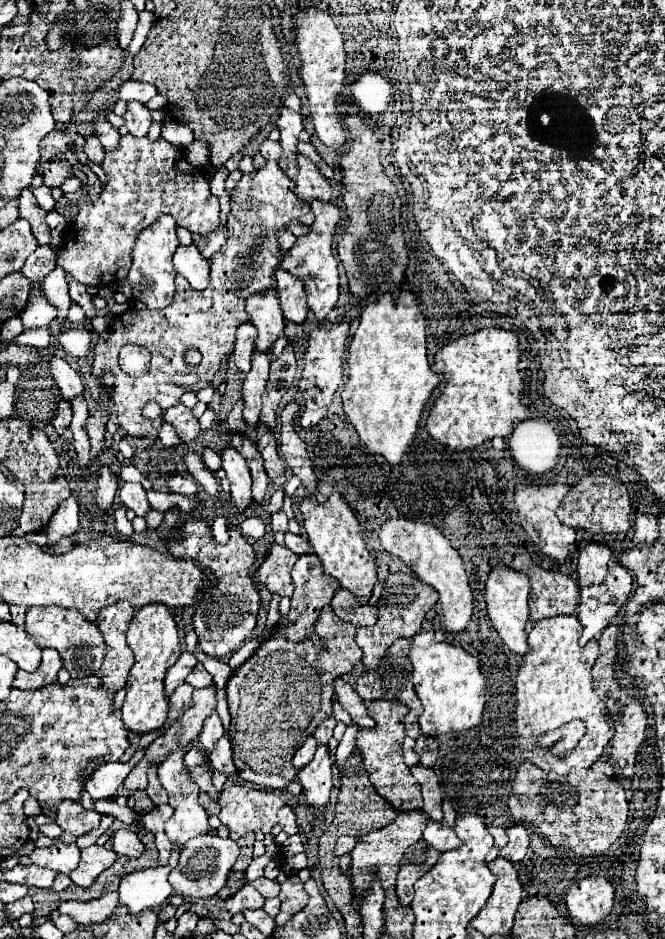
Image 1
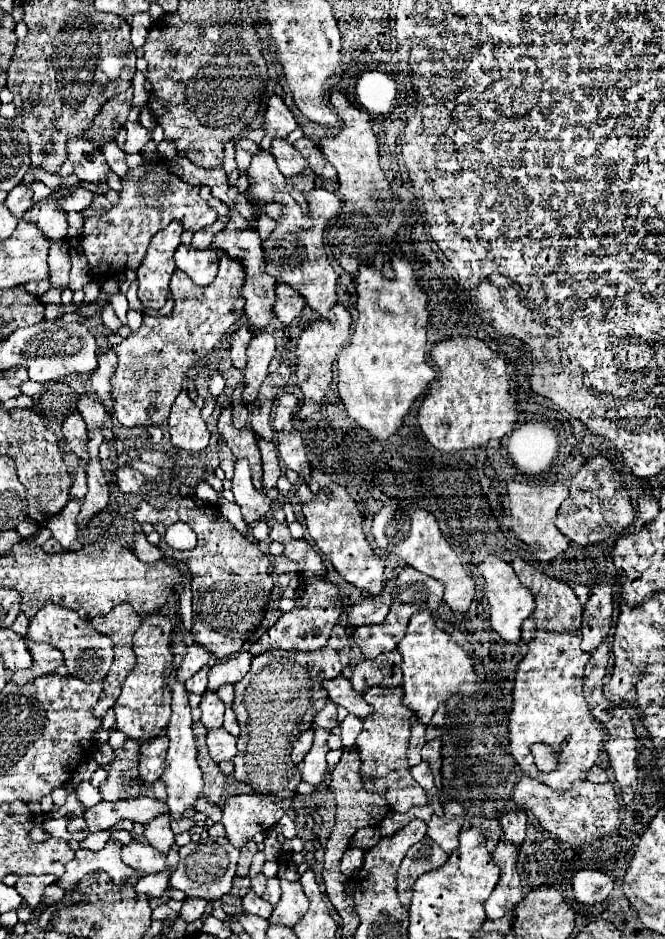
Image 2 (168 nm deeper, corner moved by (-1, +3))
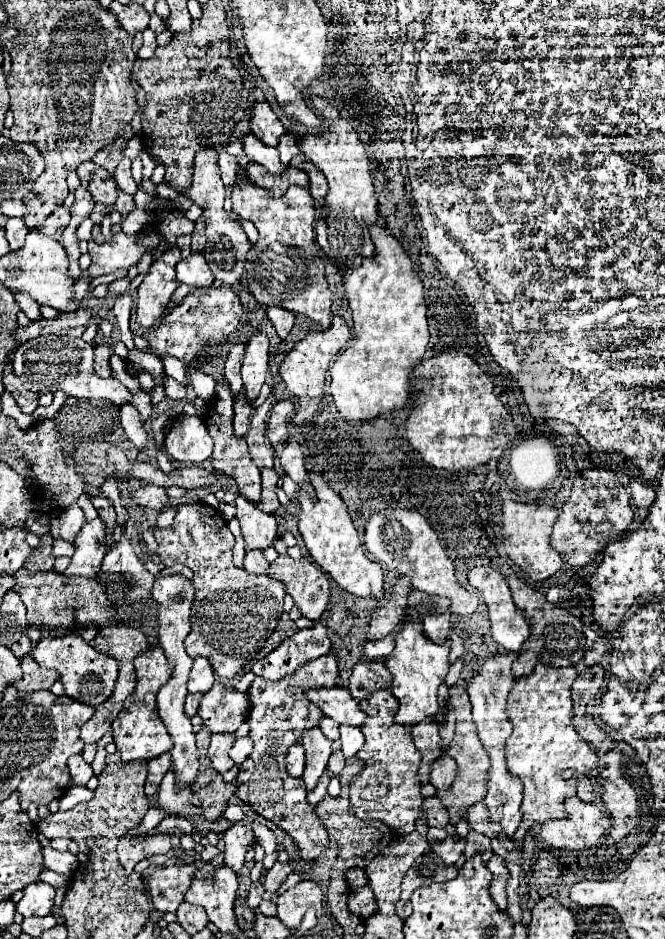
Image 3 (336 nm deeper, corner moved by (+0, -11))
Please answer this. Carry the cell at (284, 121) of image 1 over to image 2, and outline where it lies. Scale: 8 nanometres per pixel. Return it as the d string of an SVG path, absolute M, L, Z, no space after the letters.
M270 96L266 114L264 114L264 140L260 142L262 150L270 152L270 142L274 138L286 138L292 130L298 128L294 114L288 110L280 96Z

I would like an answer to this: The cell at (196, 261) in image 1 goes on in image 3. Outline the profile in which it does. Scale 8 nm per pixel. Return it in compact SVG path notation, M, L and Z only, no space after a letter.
M191 254L177 264L177 282L183 282L195 288L209 288L213 284L213 274L203 254Z

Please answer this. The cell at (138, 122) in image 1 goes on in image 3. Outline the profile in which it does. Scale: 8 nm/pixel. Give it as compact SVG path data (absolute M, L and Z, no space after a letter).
M127 156L121 158L121 162L119 162L119 166L117 166L113 176L115 176L115 180L117 180L121 190L125 190L127 194L135 194L137 192L137 184L135 184L135 180L131 176L131 160Z

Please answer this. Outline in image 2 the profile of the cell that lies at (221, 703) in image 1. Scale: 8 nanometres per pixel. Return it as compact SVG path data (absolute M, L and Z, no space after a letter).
M226 708L224 728L226 728L232 736L236 736L236 738L238 738L238 734L240 734L240 726L238 726L238 722L236 722L236 714L234 714L234 710L232 710L232 708Z

